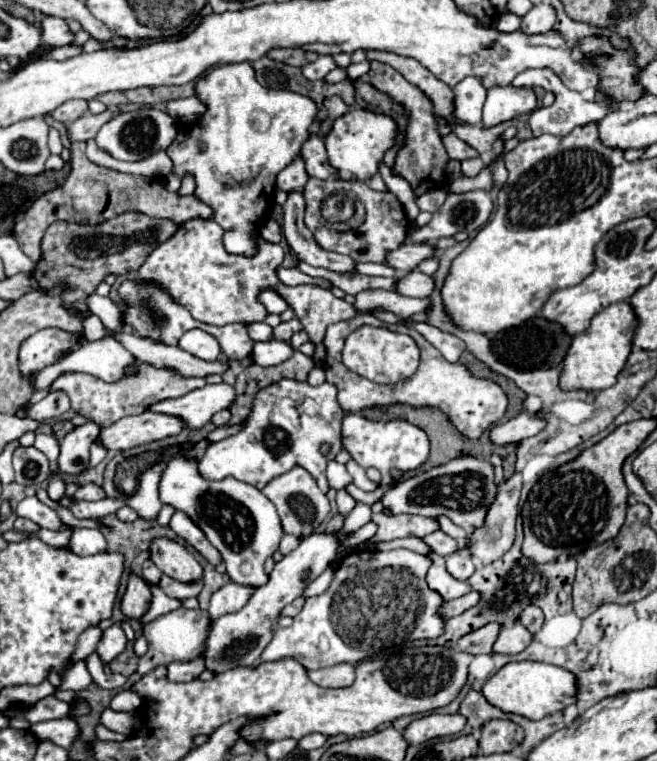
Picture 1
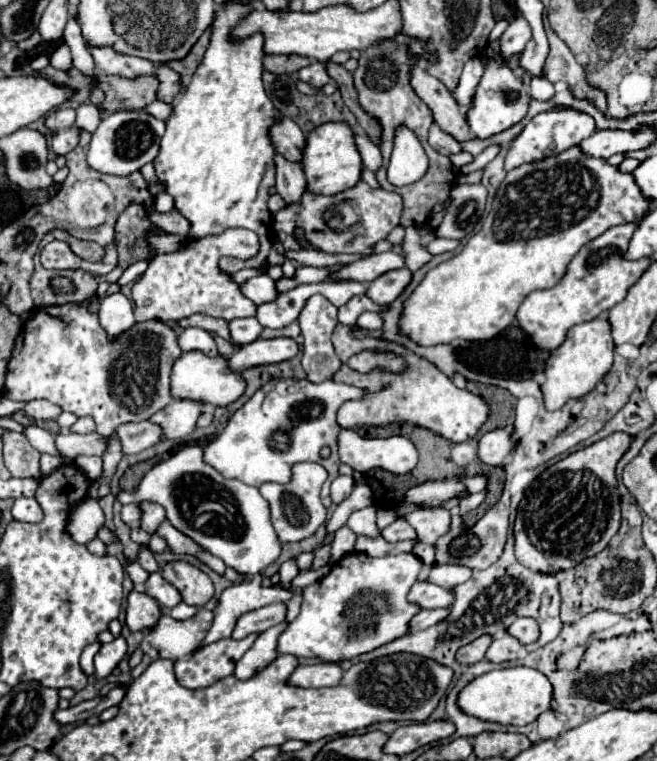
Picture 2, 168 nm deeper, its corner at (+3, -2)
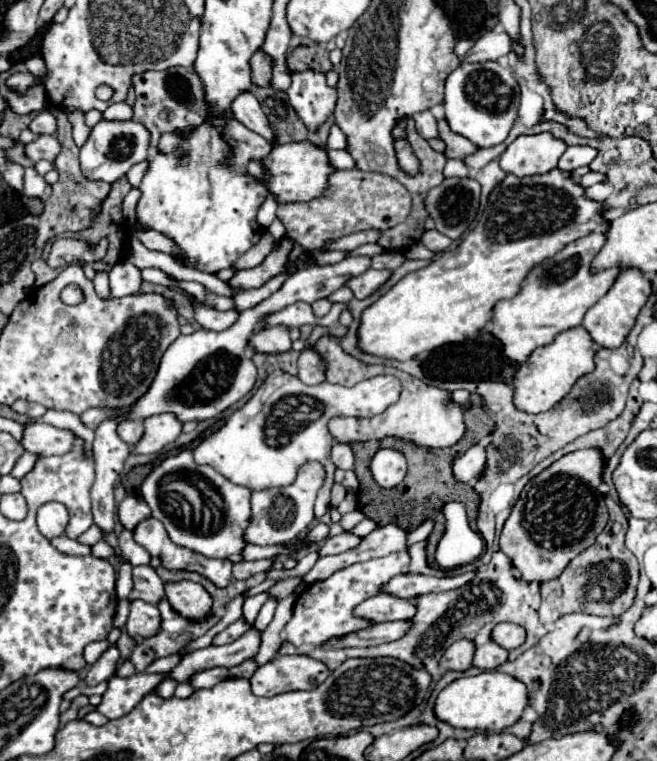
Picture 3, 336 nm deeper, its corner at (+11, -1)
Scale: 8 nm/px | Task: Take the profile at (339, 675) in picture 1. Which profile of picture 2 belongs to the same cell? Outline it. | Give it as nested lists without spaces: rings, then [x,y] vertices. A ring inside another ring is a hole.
[[[337,663],[299,665],[289,677],[289,683],[297,687],[335,687],[339,685],[343,673],[345,671]]]

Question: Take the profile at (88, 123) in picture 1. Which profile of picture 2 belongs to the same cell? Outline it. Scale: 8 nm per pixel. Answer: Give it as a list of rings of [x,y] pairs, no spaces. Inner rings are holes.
[[[79,127],[63,129],[63,131],[59,131],[59,133],[53,137],[51,149],[53,149],[57,155],[67,155],[73,147],[77,147],[79,135],[81,135],[81,129],[79,129]]]

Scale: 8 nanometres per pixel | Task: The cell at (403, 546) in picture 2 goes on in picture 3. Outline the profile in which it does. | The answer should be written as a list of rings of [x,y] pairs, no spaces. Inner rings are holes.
[[[343,532],[339,536],[327,538],[321,546],[319,546],[319,556],[331,556],[331,554],[341,554],[349,548],[355,548],[361,542],[359,536],[353,536],[349,532]]]

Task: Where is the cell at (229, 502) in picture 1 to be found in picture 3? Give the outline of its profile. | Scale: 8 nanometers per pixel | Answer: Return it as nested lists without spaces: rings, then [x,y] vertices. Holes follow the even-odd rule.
[[[183,450],[175,456],[167,456],[143,482],[141,494],[145,502],[153,510],[153,518],[163,522],[169,538],[173,544],[189,548],[197,554],[203,554],[207,558],[229,558],[239,562],[241,560],[241,550],[245,546],[243,542],[243,532],[249,524],[251,518],[251,490],[245,486],[237,486],[229,482],[225,476],[221,476],[215,468],[211,466],[199,466],[195,464],[193,456],[189,450]]]

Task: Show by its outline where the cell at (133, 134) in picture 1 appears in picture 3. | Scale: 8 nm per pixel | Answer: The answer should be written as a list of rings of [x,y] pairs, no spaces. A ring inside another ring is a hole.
[[[101,120],[89,134],[89,140],[81,148],[81,172],[87,180],[103,180],[113,184],[123,174],[129,172],[133,164],[139,164],[149,154],[149,132],[145,126],[125,120],[125,122],[109,122]]]

